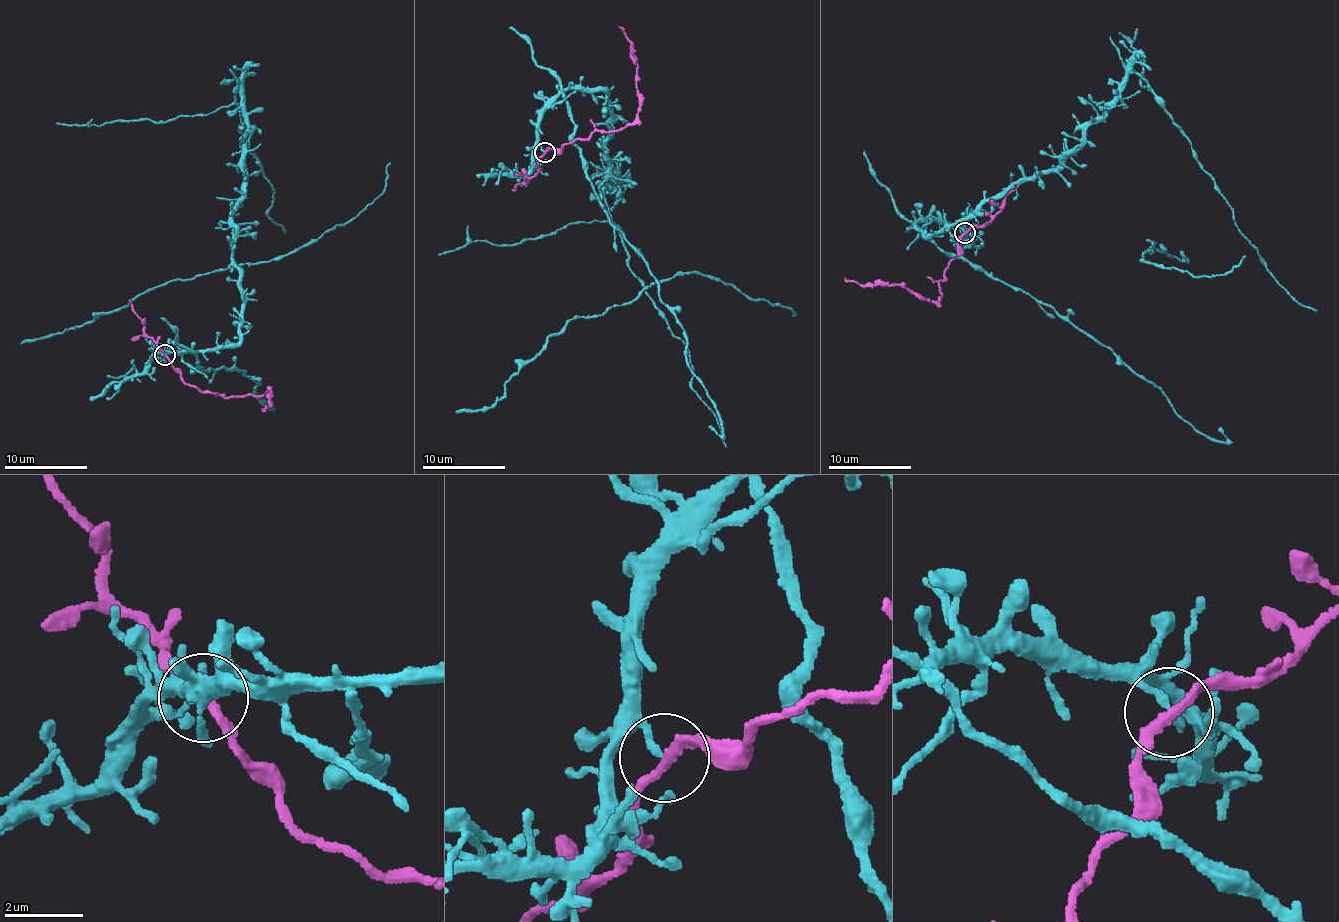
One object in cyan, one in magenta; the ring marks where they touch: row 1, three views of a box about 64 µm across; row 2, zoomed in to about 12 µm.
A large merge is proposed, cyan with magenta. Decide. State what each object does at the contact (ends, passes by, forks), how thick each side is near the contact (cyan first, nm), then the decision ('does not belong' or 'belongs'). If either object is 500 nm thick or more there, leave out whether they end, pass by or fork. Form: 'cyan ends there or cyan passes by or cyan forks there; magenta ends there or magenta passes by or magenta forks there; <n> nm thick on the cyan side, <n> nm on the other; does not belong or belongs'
cyan ends there; magenta passes by; 170 nm thick on the cyan side, 220 nm on the other; does not belong

